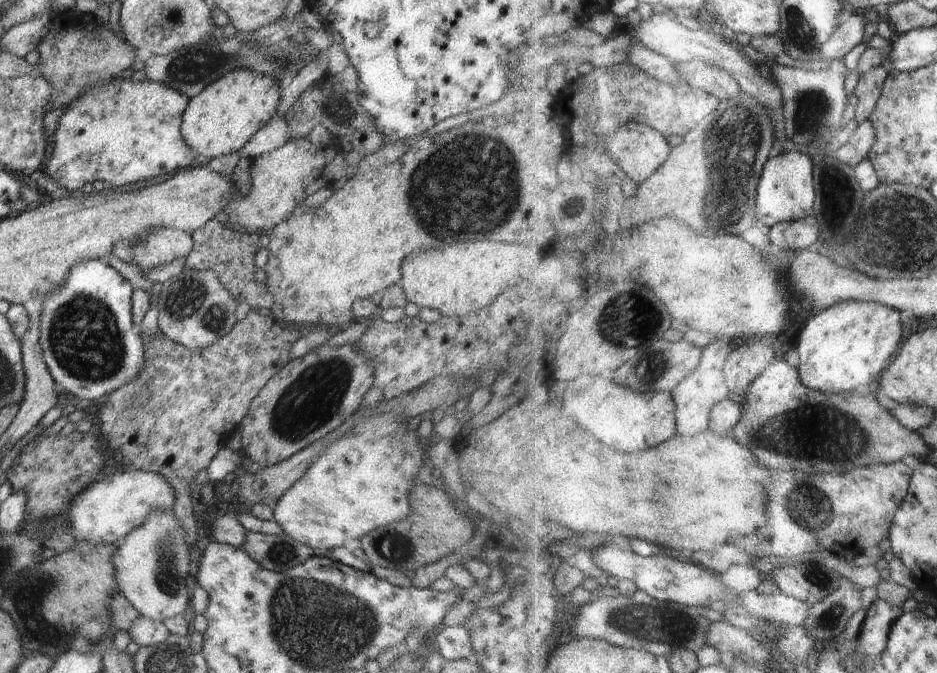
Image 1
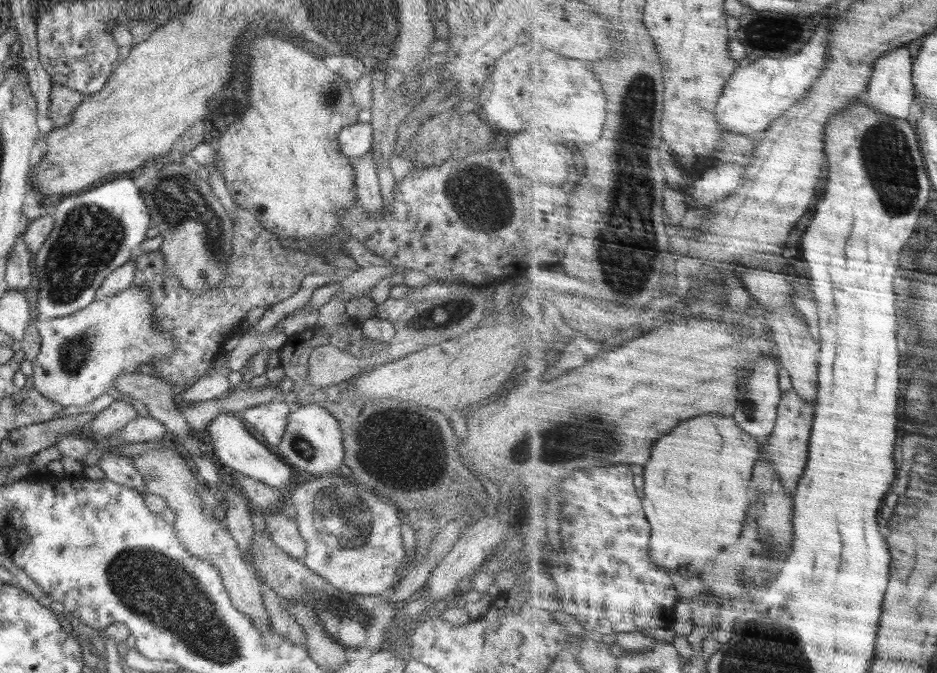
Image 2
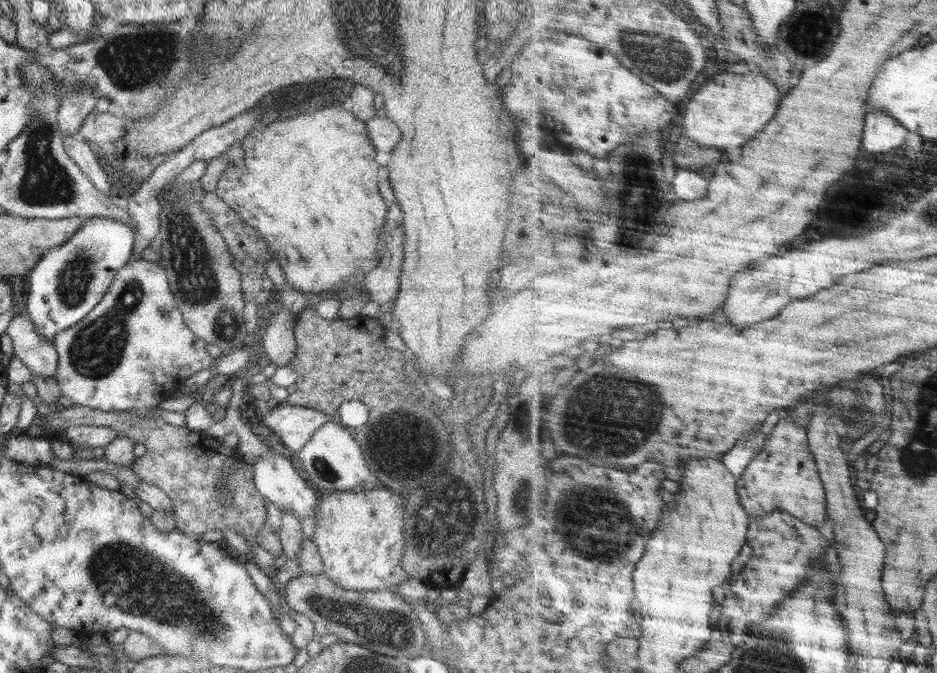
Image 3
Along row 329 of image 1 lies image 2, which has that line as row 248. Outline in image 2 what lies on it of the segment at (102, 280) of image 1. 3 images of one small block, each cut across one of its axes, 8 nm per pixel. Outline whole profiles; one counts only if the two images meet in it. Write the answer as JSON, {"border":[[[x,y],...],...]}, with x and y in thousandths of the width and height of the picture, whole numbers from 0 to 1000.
{"border":[[[137,264],[122,267],[122,270],[111,270],[111,273],[106,272],[99,279],[94,279],[89,285],[81,287],[79,290],[69,291],[66,299],[60,299],[60,312],[58,318],[58,336],[55,345],[51,351],[51,355],[47,360],[47,364],[41,371],[37,379],[36,392],[38,392],[42,423],[42,438],[41,438],[41,464],[43,468],[47,468],[53,473],[62,473],[67,470],[75,470],[80,464],[84,464],[88,458],[92,458],[94,452],[100,449],[100,440],[102,440],[102,431],[107,428],[111,415],[117,407],[122,400],[134,392],[137,388],[141,386],[145,373],[148,373],[148,364],[156,357],[156,345],[161,339],[161,324],[158,318],[158,309],[154,303],[154,294],[152,293],[150,282],[146,279],[142,270]]]}

